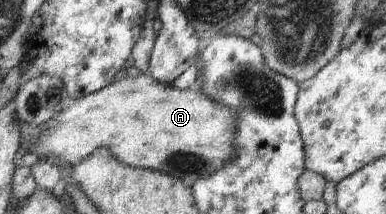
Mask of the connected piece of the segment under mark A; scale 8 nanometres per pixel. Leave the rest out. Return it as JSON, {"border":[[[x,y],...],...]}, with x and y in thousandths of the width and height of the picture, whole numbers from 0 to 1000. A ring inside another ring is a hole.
{"border":[[[386,346],[319,364],[236,444],[187,463],[168,509],[158,509],[117,584],[80,584],[62,570],[47,570],[44,584],[62,692],[57,710],[91,715],[111,748],[122,734],[142,734],[158,762],[197,776],[251,696],[272,687],[324,780],[409,799],[469,841],[479,874],[492,879],[510,836],[557,808],[609,724],[609,687],[604,687],[609,537],[598,528],[593,500],[547,472],[510,407],[469,425],[446,397],[407,388]]]}

